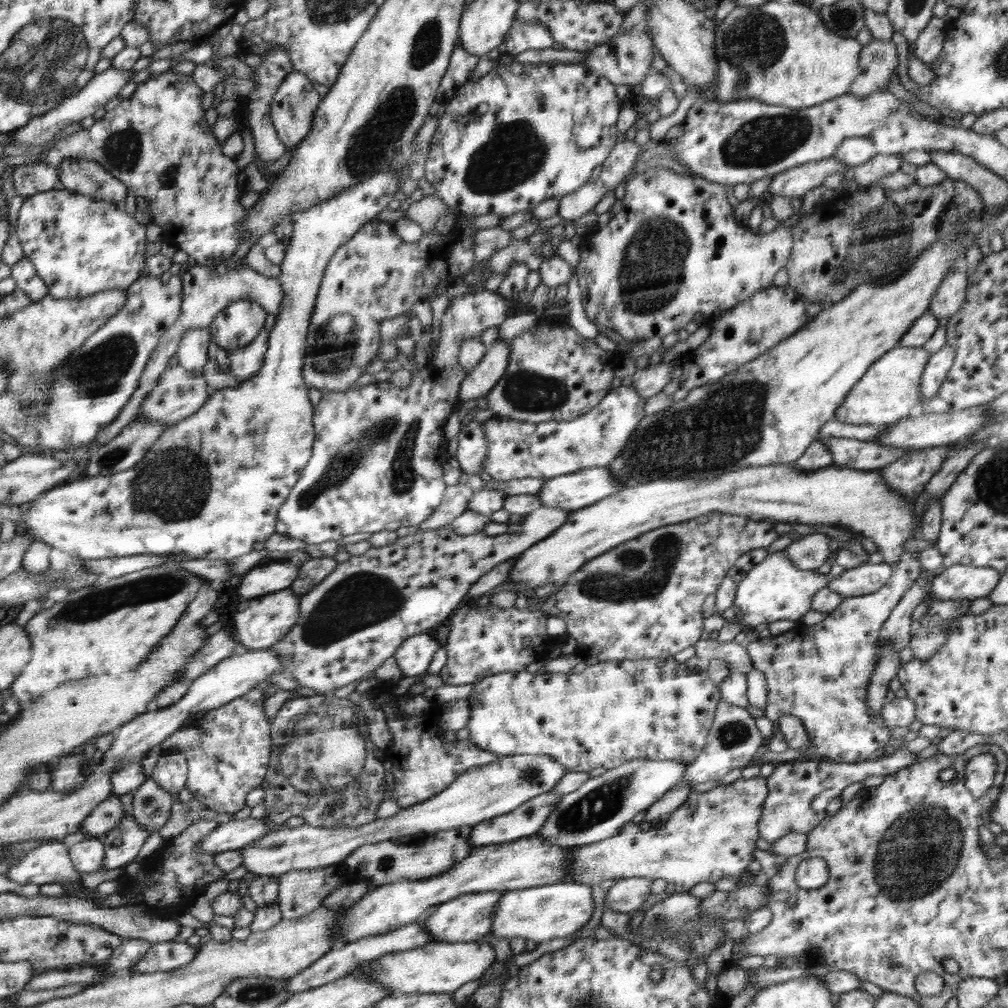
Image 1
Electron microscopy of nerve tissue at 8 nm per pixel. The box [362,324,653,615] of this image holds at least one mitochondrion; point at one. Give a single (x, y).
(526, 394)

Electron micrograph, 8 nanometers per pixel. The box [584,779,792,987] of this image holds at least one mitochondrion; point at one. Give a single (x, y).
(661, 921)

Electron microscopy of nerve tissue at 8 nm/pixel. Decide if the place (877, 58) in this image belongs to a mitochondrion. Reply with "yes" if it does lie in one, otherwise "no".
yes

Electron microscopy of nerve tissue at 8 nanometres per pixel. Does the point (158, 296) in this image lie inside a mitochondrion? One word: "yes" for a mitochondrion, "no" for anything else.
no

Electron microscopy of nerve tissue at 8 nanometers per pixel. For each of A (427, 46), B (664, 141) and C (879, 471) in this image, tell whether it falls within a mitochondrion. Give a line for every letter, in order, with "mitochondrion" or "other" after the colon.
A: mitochondrion
B: other
C: other

